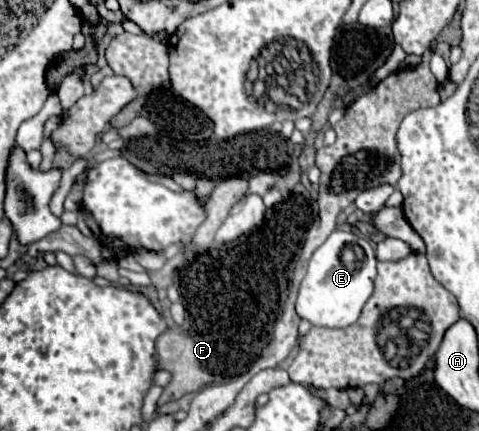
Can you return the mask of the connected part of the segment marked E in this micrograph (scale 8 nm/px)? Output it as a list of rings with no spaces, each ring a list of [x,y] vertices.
[[[335,230],[311,256],[307,274],[299,284],[299,294],[295,300],[299,318],[309,320],[313,326],[325,328],[347,328],[355,324],[365,302],[373,294],[373,280],[377,276],[375,264],[375,250],[367,238],[359,238],[357,234],[345,230]]]

